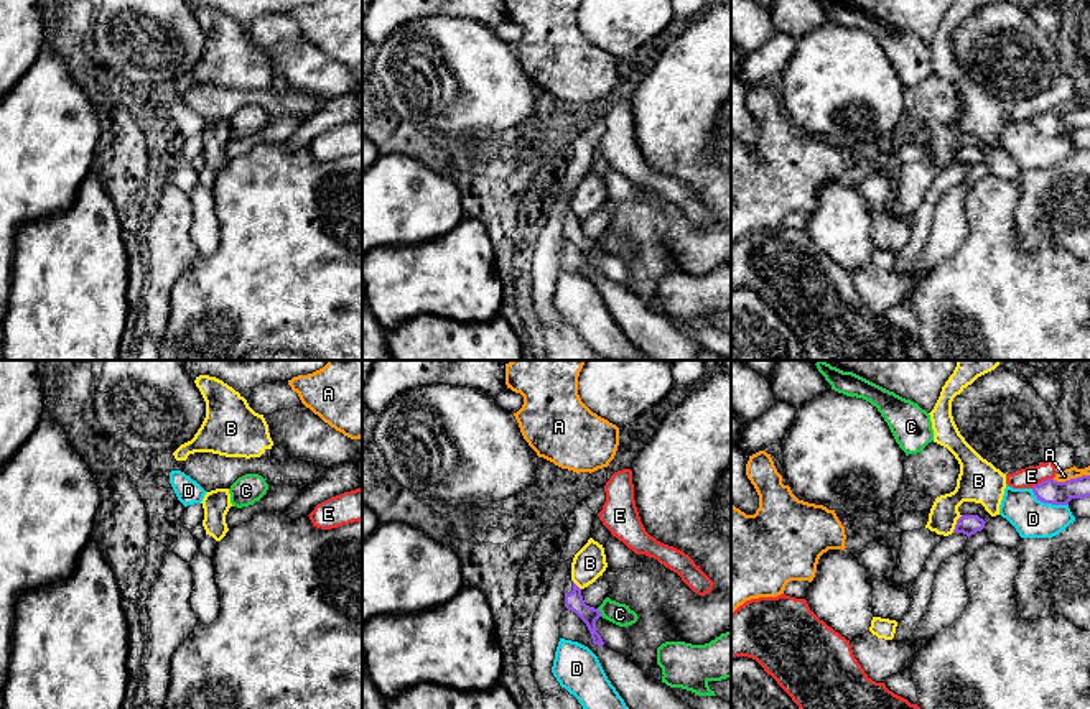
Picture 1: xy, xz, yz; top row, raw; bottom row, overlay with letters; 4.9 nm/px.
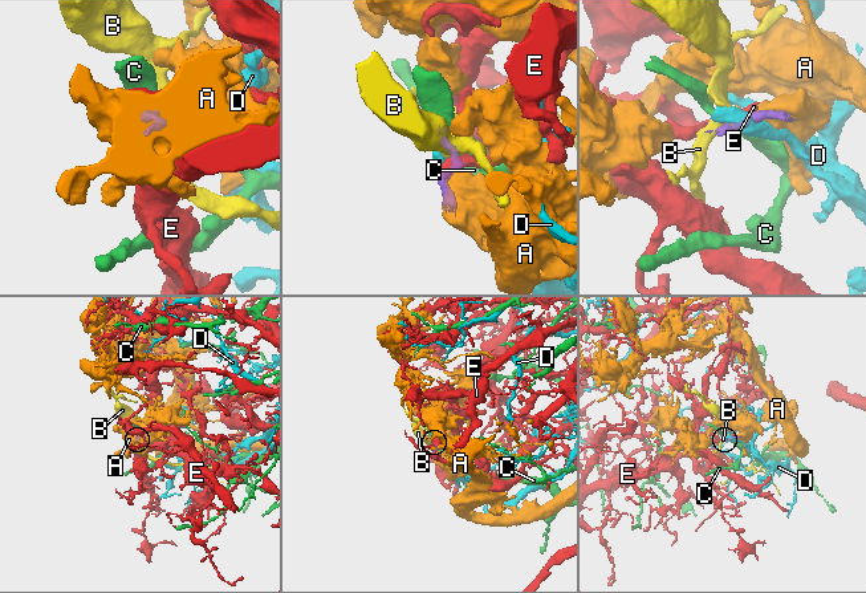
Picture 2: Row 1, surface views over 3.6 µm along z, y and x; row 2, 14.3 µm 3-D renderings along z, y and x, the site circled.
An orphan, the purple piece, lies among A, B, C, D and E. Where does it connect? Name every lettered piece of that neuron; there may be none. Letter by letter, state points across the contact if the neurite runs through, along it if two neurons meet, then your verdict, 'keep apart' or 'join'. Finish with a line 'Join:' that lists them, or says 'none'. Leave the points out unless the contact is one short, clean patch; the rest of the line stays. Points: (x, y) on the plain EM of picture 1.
A: along yz (1089, 106), (1064, 112), (1052, 111) | keep apart
B: along yz (962, 147), (952, 163) | keep apart
C: along xz (596, 240), (603, 247) | keep apart
D: along yz (1031, 120), (1044, 134), (1067, 137) | keep apart
E: along yz (1052, 109), (1043, 111), (1031, 119) | keep apart
Join: none

